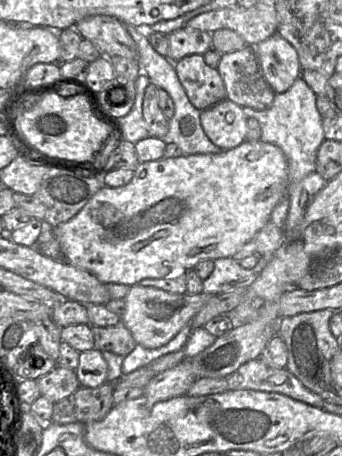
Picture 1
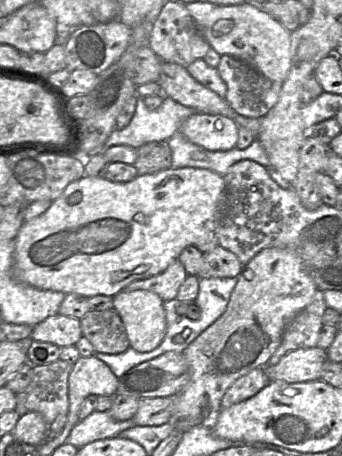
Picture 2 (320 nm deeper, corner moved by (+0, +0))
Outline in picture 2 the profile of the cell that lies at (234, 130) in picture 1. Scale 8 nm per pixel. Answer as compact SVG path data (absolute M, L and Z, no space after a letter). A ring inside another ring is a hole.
M198 113L188 117L180 127L192 143L210 151L231 150L238 141L238 125L223 115Z

